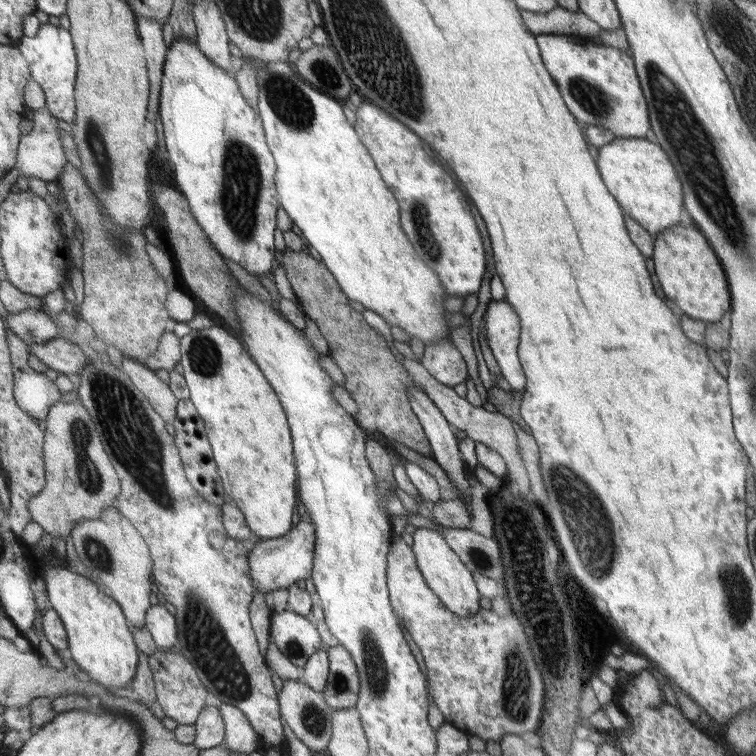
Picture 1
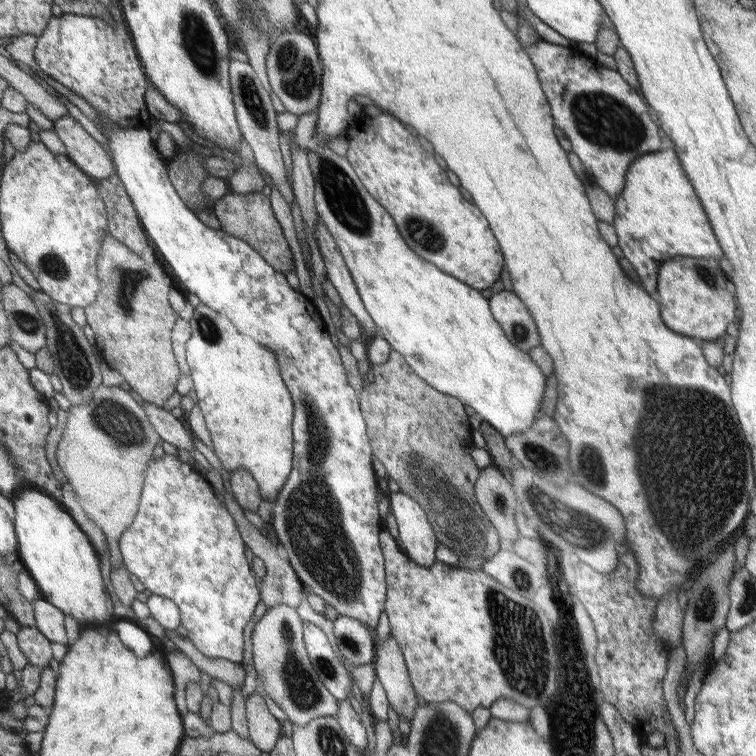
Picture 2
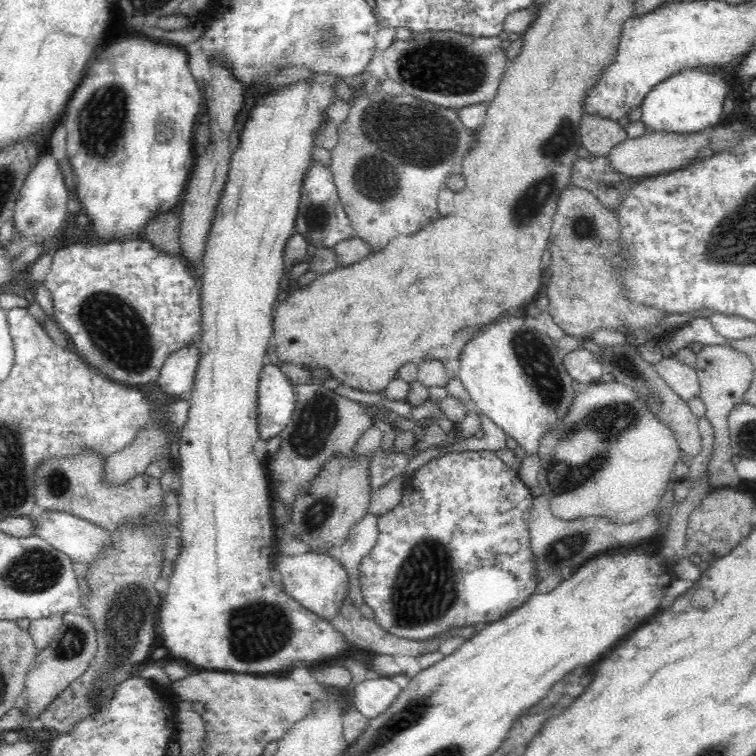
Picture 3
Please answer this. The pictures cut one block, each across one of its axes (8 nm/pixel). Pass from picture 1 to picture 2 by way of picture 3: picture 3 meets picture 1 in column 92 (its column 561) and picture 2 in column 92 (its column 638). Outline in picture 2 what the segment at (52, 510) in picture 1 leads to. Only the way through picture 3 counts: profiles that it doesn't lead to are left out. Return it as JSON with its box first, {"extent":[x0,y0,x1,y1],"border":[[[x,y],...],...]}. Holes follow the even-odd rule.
{"extent":[56,386,159,567],"border":[[[99,386],[93,392],[91,400],[79,406],[71,406],[65,412],[67,422],[57,445],[56,462],[67,482],[76,492],[85,514],[104,532],[109,548],[110,566],[118,567],[122,561],[117,539],[136,516],[144,486],[146,466],[153,456],[153,448],[159,442],[159,436],[155,436],[156,430],[152,424],[149,424],[150,419],[145,410],[141,410],[141,406],[119,387]]]}

